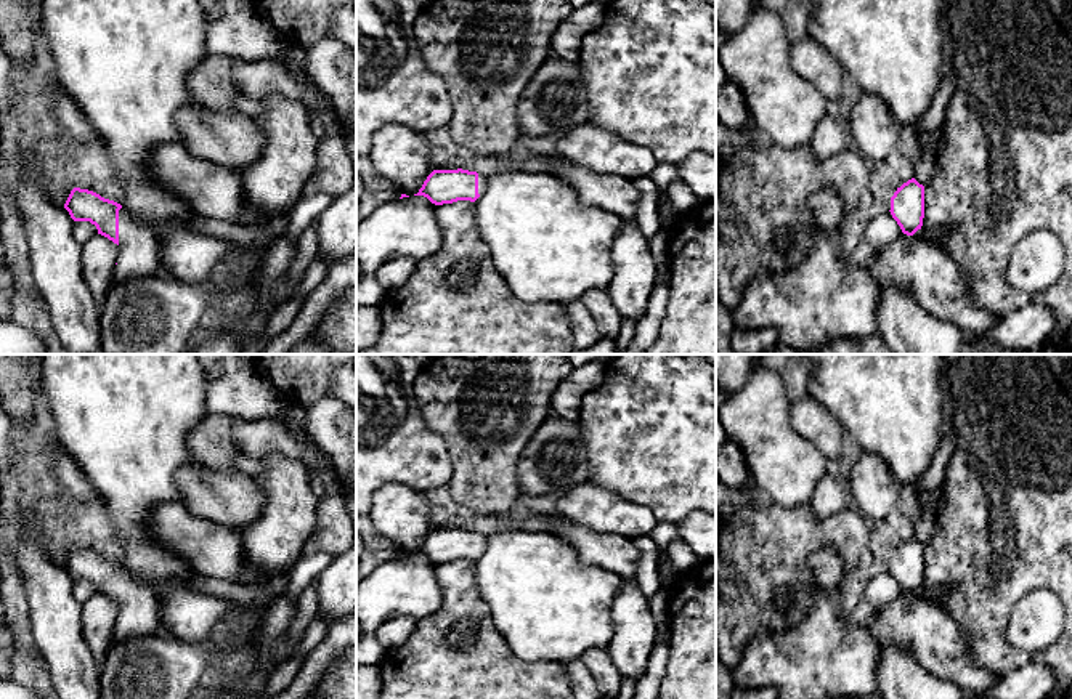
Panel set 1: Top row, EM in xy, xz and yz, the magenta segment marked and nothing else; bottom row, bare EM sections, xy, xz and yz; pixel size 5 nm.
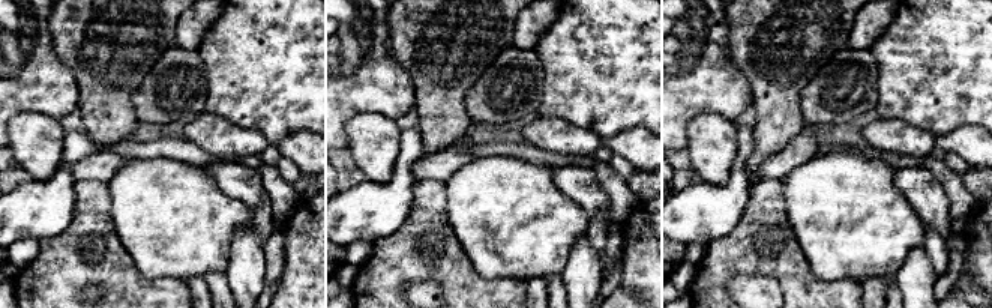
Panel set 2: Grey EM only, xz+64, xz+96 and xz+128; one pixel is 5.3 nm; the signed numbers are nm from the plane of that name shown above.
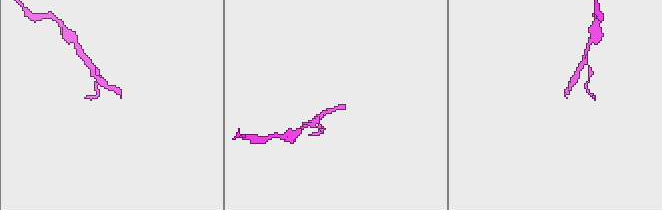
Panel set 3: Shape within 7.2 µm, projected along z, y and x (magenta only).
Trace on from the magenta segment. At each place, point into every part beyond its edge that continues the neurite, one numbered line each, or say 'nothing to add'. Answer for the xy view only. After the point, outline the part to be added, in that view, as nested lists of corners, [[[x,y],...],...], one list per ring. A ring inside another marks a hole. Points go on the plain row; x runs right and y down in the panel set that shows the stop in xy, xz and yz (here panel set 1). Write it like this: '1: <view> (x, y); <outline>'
1: xy (138, 605); [[[119,569],[119,616],[111,644],[135,635],[162,632],[162,616],[156,592],[130,579]]]

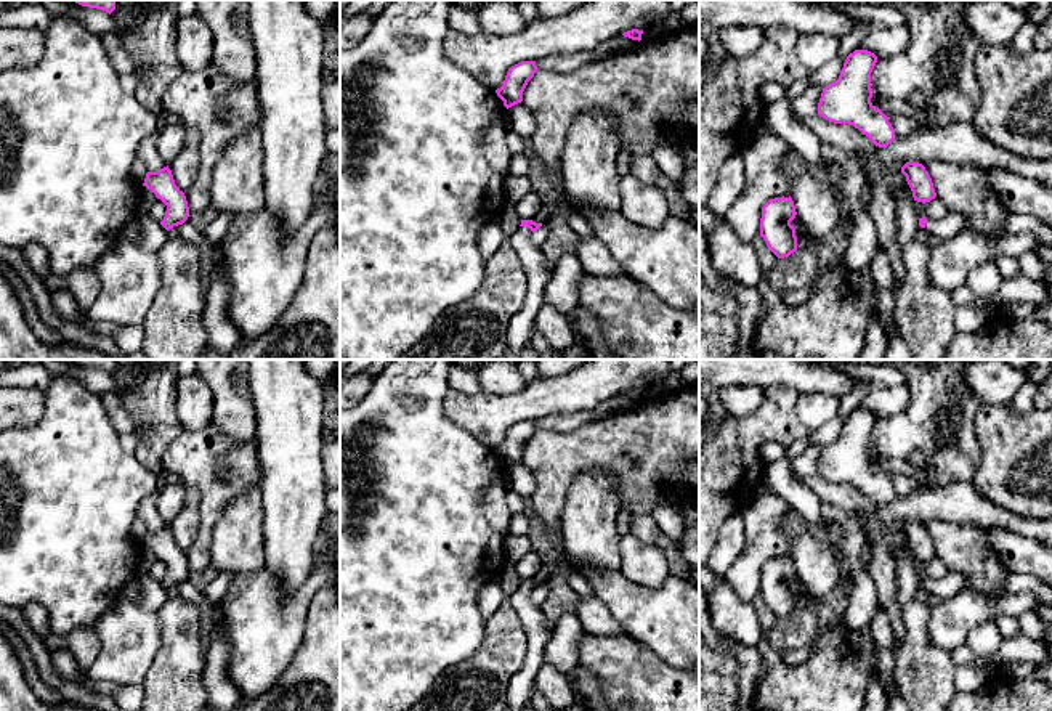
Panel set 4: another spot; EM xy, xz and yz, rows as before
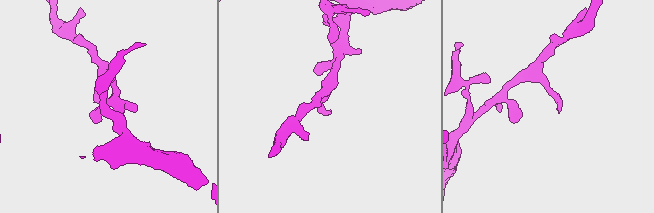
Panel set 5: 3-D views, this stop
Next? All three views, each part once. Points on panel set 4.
1: xz (538, 634); [[[520,586],[512,595],[512,605],[526,632],[526,658],[520,671],[508,681],[507,711],[523,711],[531,697],[536,672],[544,661],[544,648],[552,637],[544,611],[531,602],[532,594],[529,587]]]

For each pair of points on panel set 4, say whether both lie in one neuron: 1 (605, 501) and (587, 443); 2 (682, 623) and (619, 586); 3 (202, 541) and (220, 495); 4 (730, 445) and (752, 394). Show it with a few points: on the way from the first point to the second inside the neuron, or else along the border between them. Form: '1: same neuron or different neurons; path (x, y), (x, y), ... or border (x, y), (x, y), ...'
1: different neurons; border (566, 493), (581, 472), (605, 469), (619, 498)
2: same neuron; path (666, 620), (648, 615), (635, 602)
3: same neuron; path (204, 530), (210, 506)
4: different neurons; border (764, 389), (764, 397), (752, 411), (728, 416)

